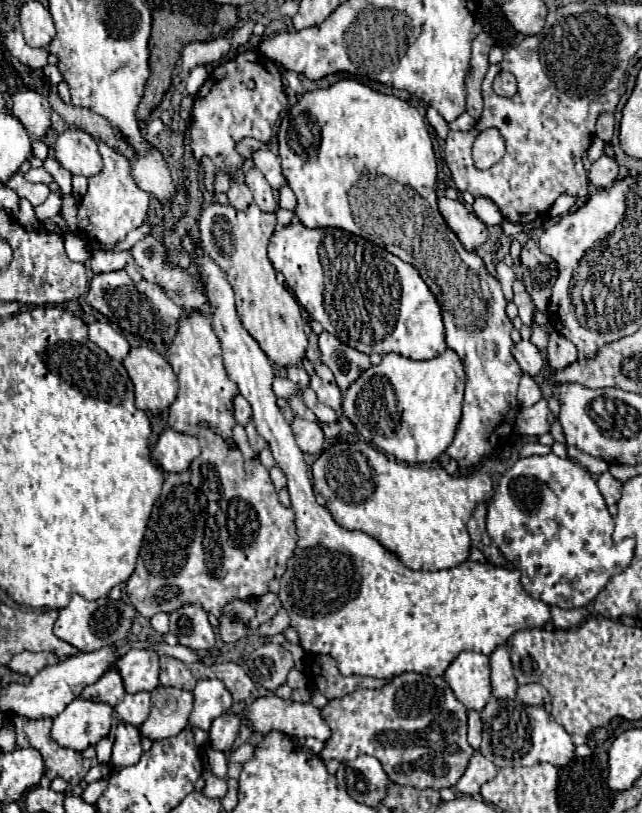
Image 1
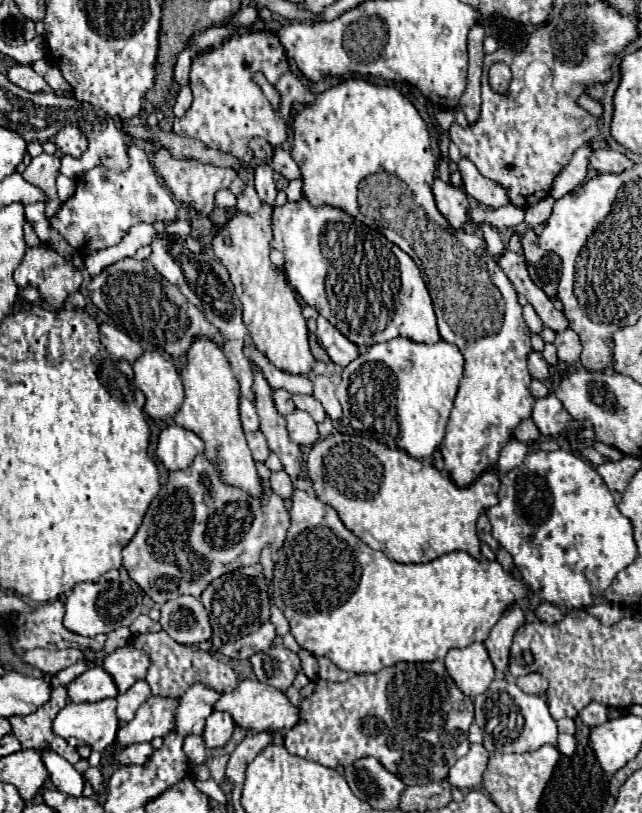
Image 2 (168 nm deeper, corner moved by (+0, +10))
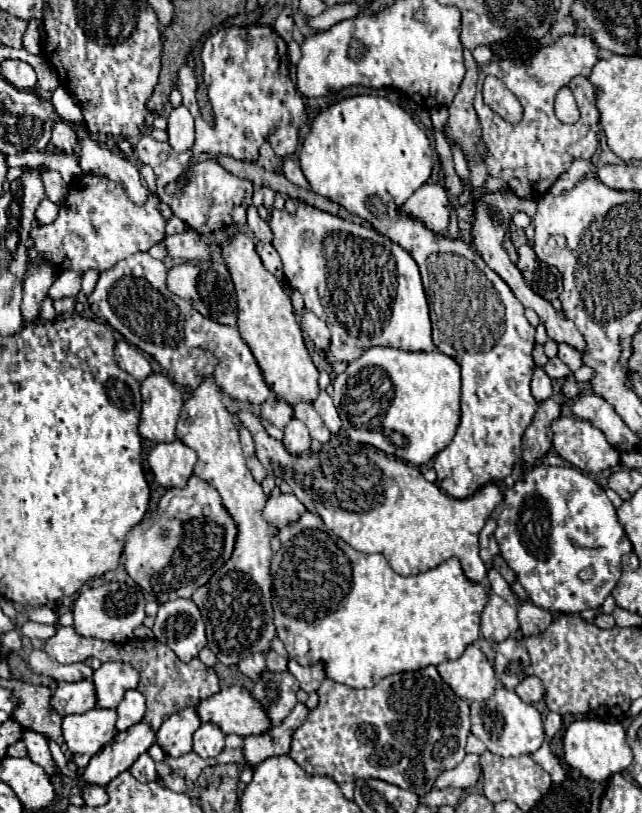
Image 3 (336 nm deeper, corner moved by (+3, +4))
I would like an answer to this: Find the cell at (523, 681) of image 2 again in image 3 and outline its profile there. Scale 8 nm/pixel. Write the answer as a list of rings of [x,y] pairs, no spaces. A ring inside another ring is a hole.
[[[528,676],[516,686],[516,694],[528,704],[536,704],[544,698],[544,684],[536,676]]]

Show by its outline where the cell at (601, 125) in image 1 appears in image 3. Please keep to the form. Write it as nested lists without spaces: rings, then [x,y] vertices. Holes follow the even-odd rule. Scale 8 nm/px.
[[[564,86],[564,90],[560,90],[556,96],[556,116],[566,124],[574,124],[580,118],[578,104],[568,86]]]

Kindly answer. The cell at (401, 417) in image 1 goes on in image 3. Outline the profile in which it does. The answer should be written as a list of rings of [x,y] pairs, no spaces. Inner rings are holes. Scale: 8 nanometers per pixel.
[[[368,348],[358,360],[350,362],[344,374],[334,380],[334,406],[338,408],[342,430],[350,440],[370,444],[388,456],[396,456],[410,464],[426,464],[444,450],[460,420],[460,366],[454,358],[432,352],[406,352],[398,348]]]

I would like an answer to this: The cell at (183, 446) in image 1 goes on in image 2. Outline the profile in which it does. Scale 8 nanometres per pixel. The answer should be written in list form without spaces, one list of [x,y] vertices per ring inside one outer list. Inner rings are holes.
[[[167,426],[159,434],[157,458],[167,470],[185,470],[197,454],[203,452],[203,440],[181,426]]]

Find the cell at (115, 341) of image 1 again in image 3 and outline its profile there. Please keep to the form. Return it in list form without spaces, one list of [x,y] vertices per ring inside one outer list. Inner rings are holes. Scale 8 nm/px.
[[[118,340],[116,342],[116,348],[114,348],[114,358],[116,358],[116,364],[126,370],[128,374],[132,374],[138,382],[144,380],[152,368],[150,368],[150,362],[146,360],[146,356],[132,344],[124,342],[124,340]]]

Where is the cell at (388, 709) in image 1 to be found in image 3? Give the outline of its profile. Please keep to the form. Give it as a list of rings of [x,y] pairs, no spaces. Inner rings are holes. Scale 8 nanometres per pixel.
[[[436,666],[392,674],[372,688],[362,690],[326,678],[316,692],[320,702],[308,712],[304,724],[294,732],[288,754],[312,776],[330,776],[338,784],[354,782],[356,778],[378,778],[420,796],[434,788],[440,772],[458,766],[466,756],[464,746],[470,734],[470,708],[466,700],[458,698],[452,688],[444,684]]]

